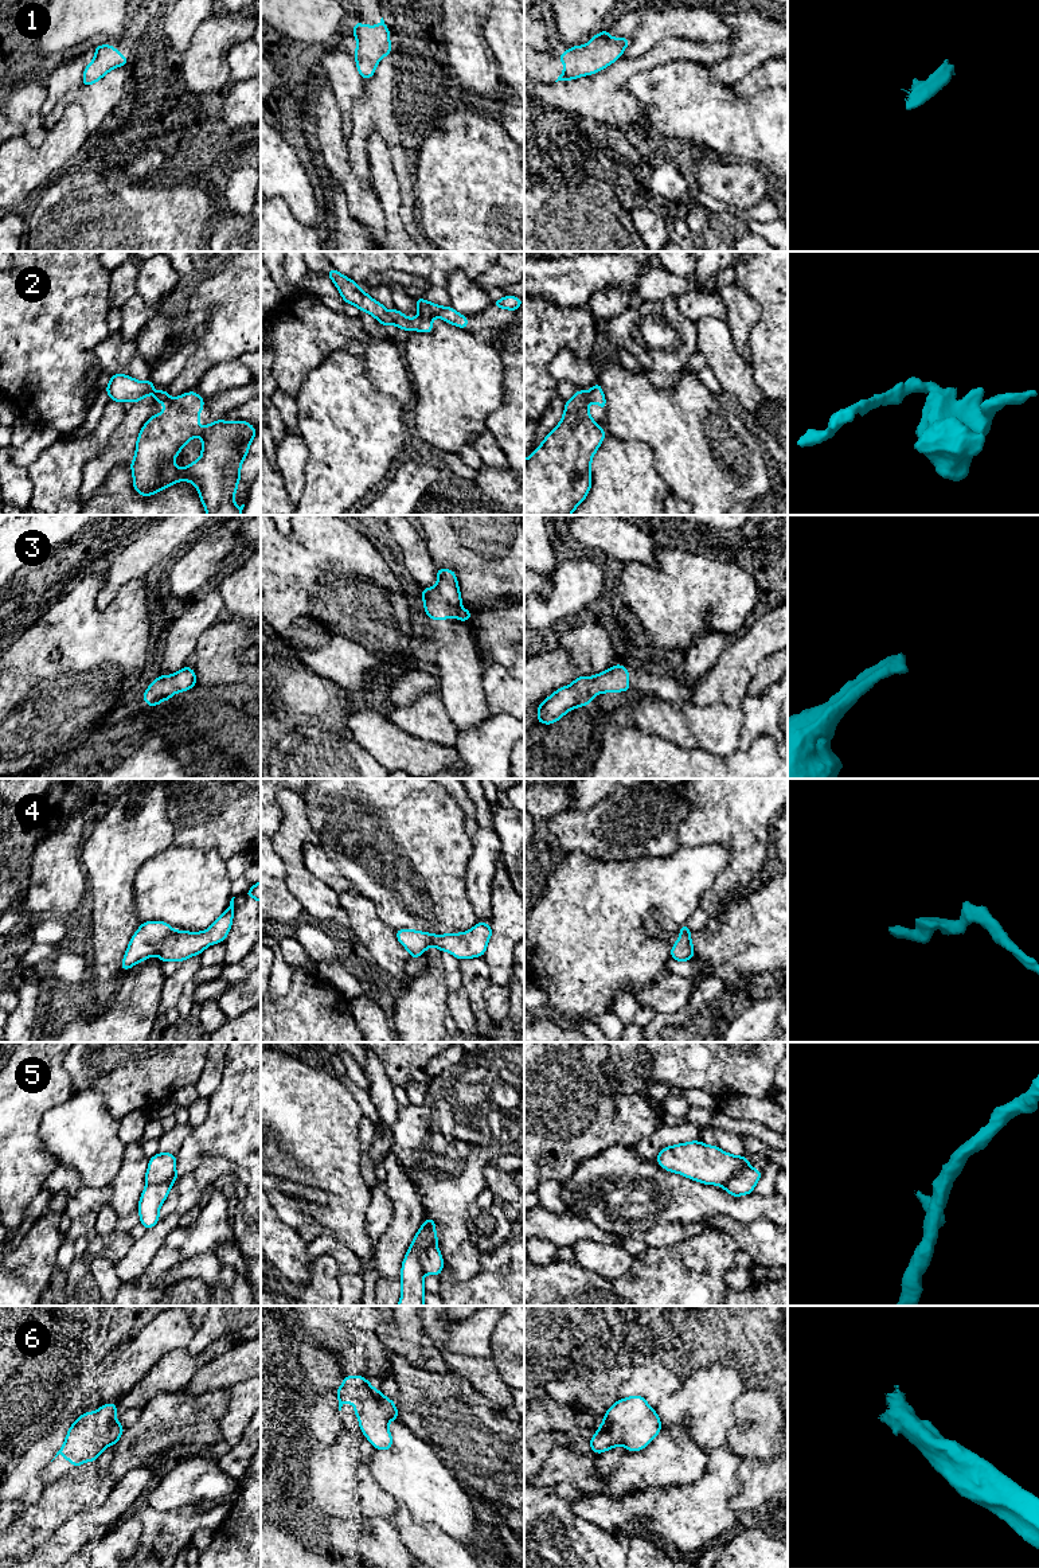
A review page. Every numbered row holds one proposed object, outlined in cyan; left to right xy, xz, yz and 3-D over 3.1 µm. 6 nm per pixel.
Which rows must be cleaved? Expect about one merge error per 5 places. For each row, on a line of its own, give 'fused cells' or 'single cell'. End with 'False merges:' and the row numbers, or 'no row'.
1: single cell
2: single cell
3: single cell
4: single cell
5: fused cells
6: single cell
False merges: 5

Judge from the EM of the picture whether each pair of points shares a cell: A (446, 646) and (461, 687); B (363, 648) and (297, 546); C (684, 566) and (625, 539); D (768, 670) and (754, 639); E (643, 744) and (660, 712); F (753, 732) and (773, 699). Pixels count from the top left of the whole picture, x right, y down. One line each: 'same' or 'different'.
A: same
B: same
C: different
D: different
E: different
F: same

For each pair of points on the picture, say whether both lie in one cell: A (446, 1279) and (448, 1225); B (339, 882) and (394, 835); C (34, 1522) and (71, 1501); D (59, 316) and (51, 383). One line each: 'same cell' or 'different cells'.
A: different cells
B: different cells
C: same cell
D: same cell

